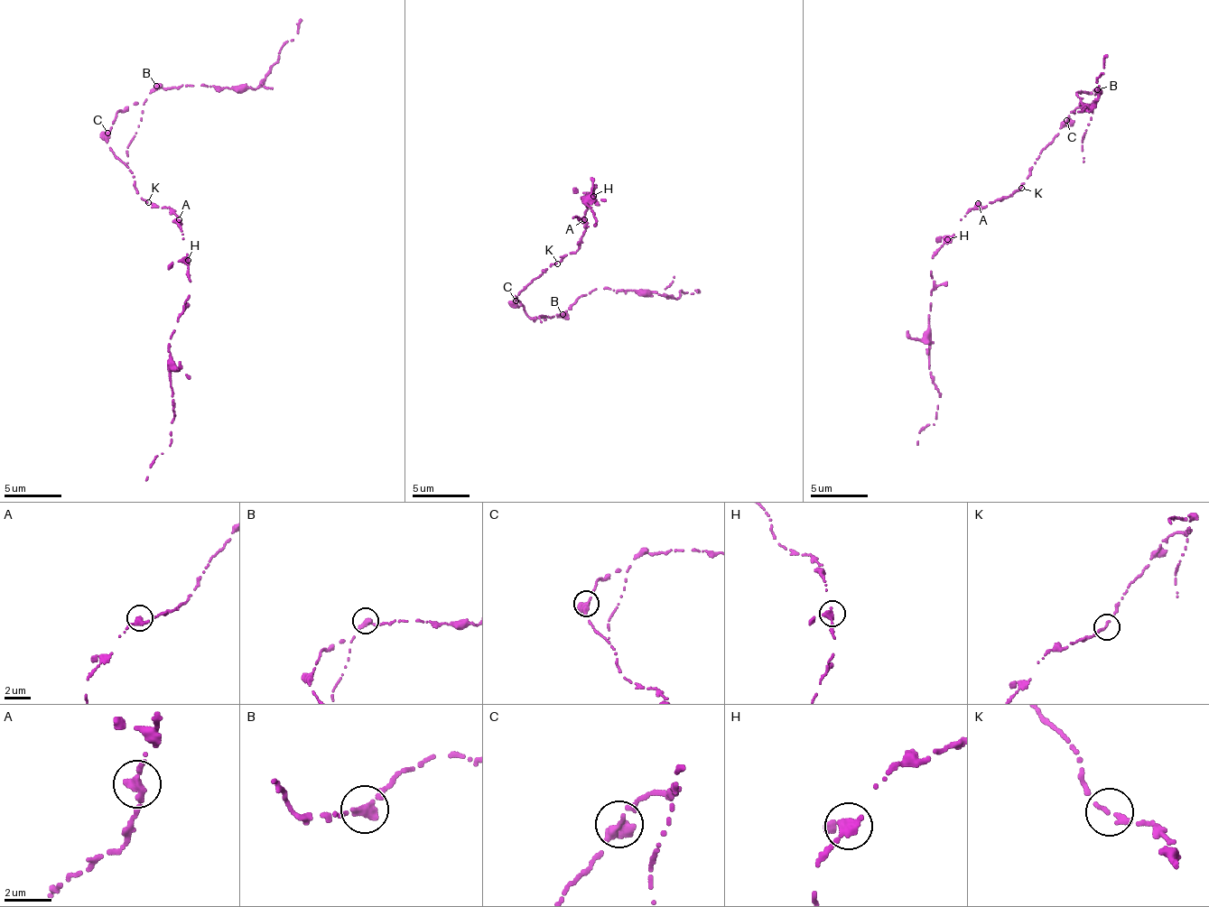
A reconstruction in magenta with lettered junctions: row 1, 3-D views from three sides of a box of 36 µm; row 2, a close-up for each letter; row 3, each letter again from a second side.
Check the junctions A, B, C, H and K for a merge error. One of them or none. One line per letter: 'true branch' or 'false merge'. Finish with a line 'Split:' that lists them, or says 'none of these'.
A: true branch
B: true branch
C: true branch
H: true branch
K: true branch
Split: none of these

